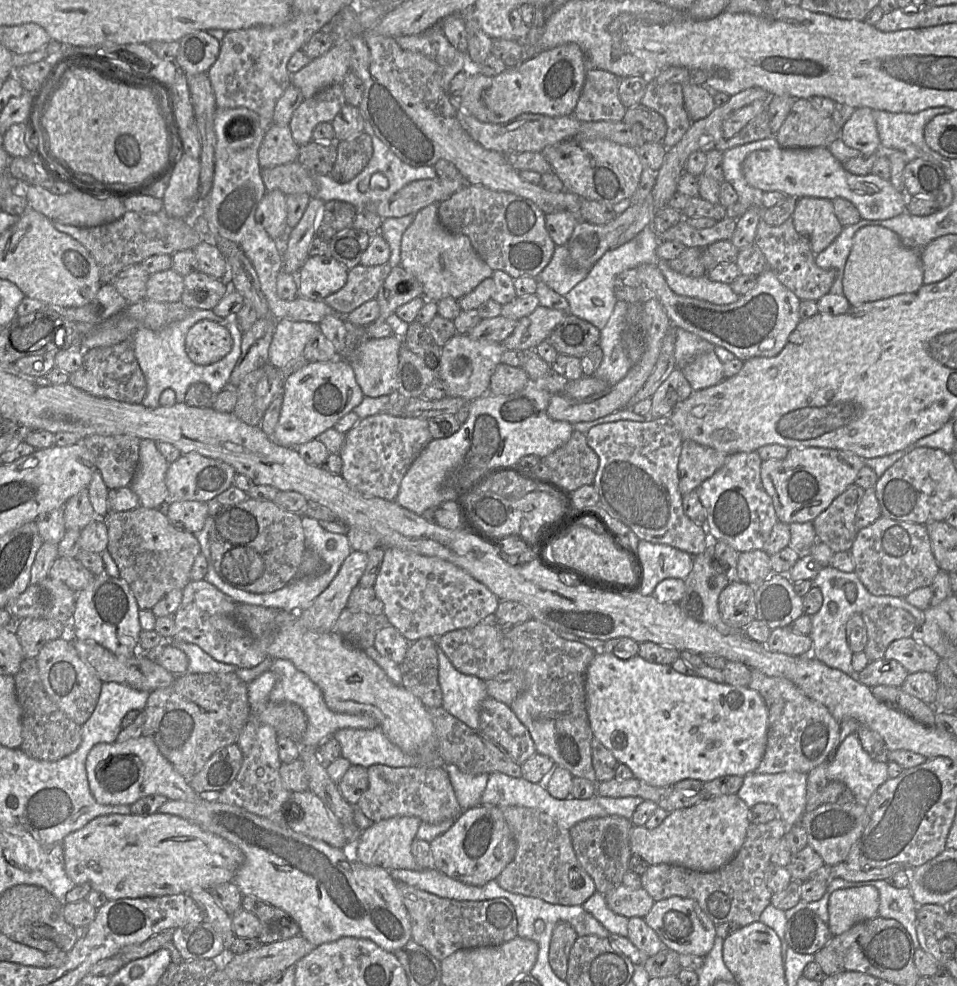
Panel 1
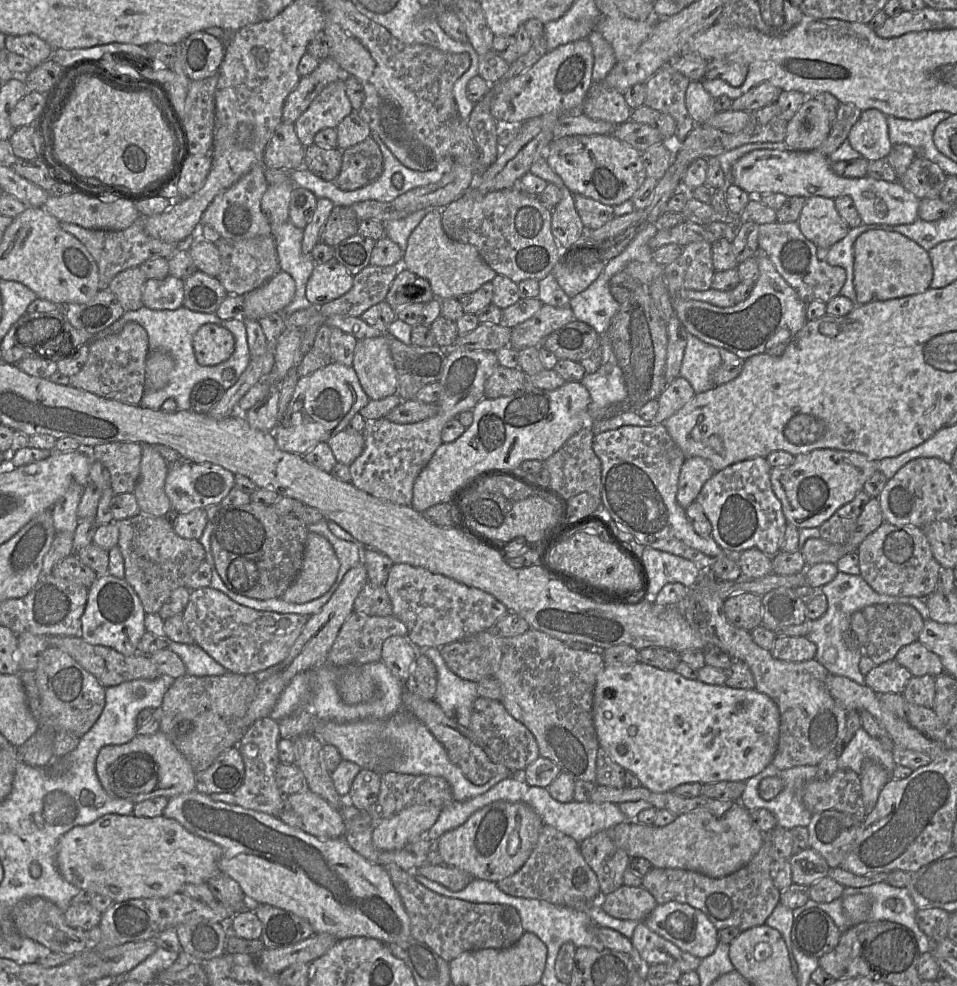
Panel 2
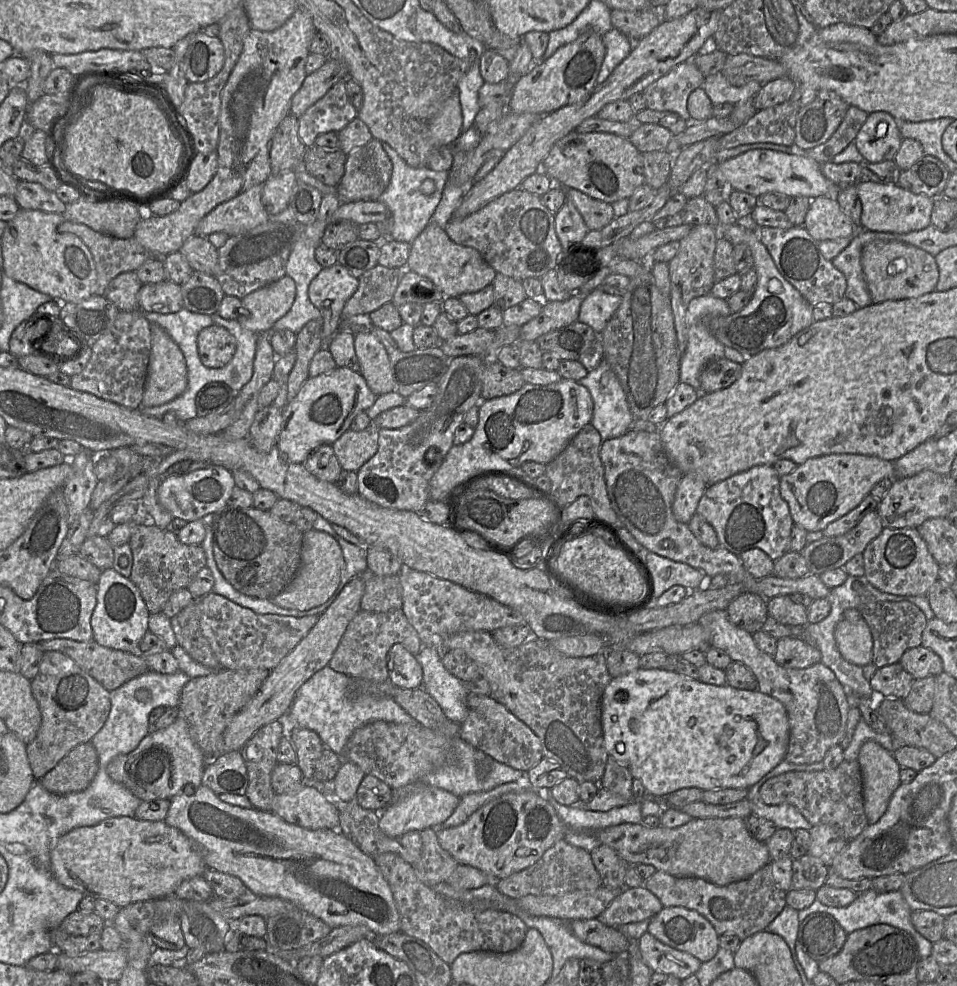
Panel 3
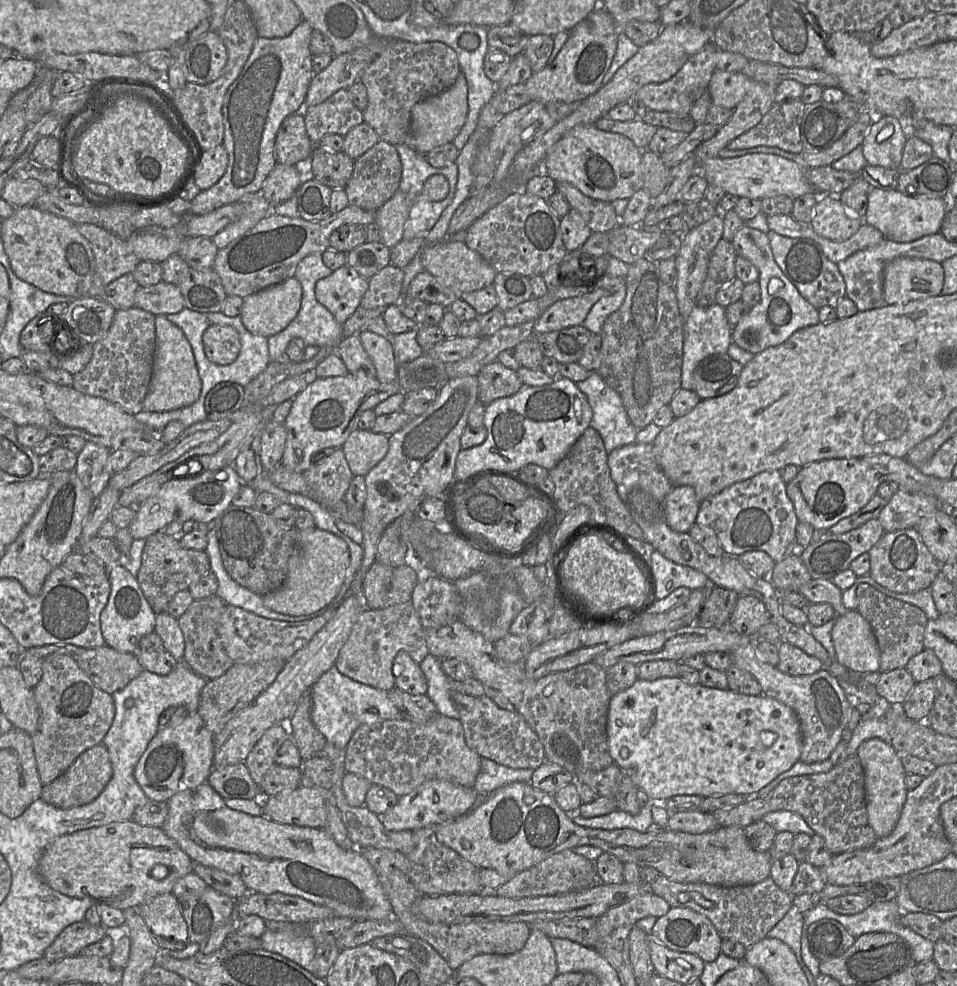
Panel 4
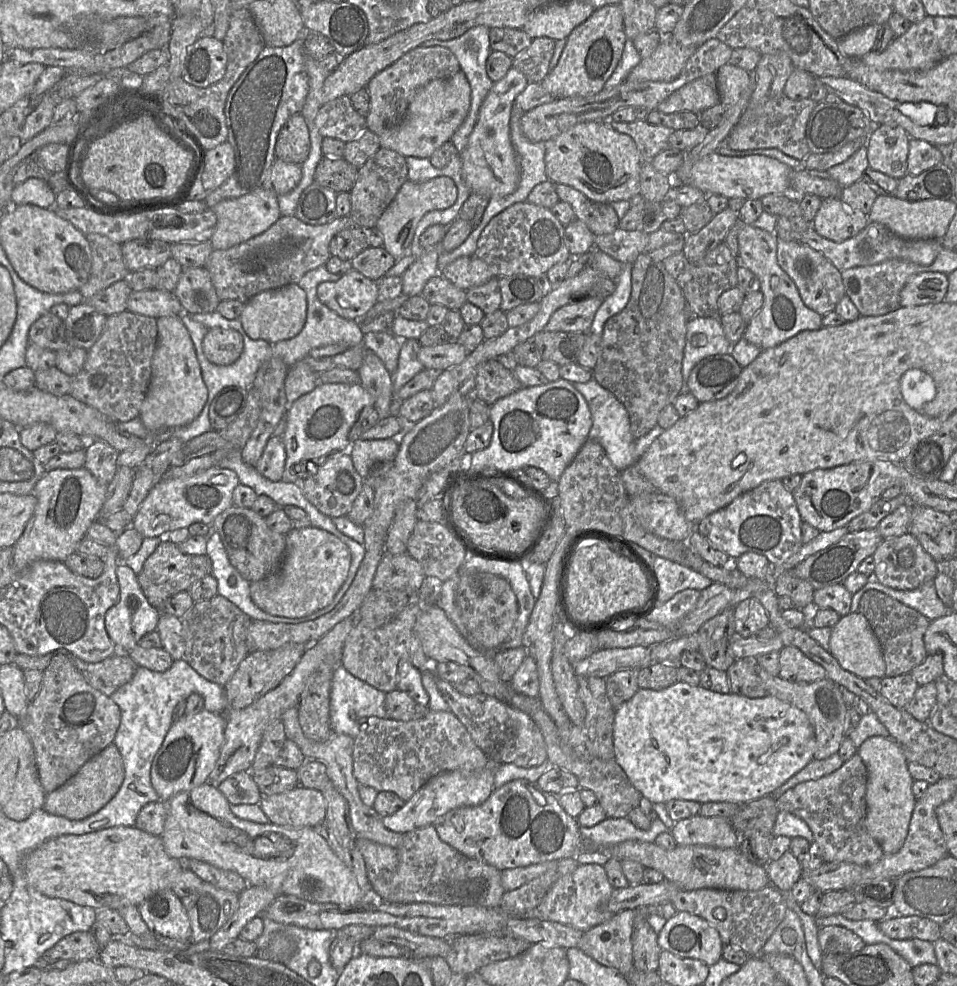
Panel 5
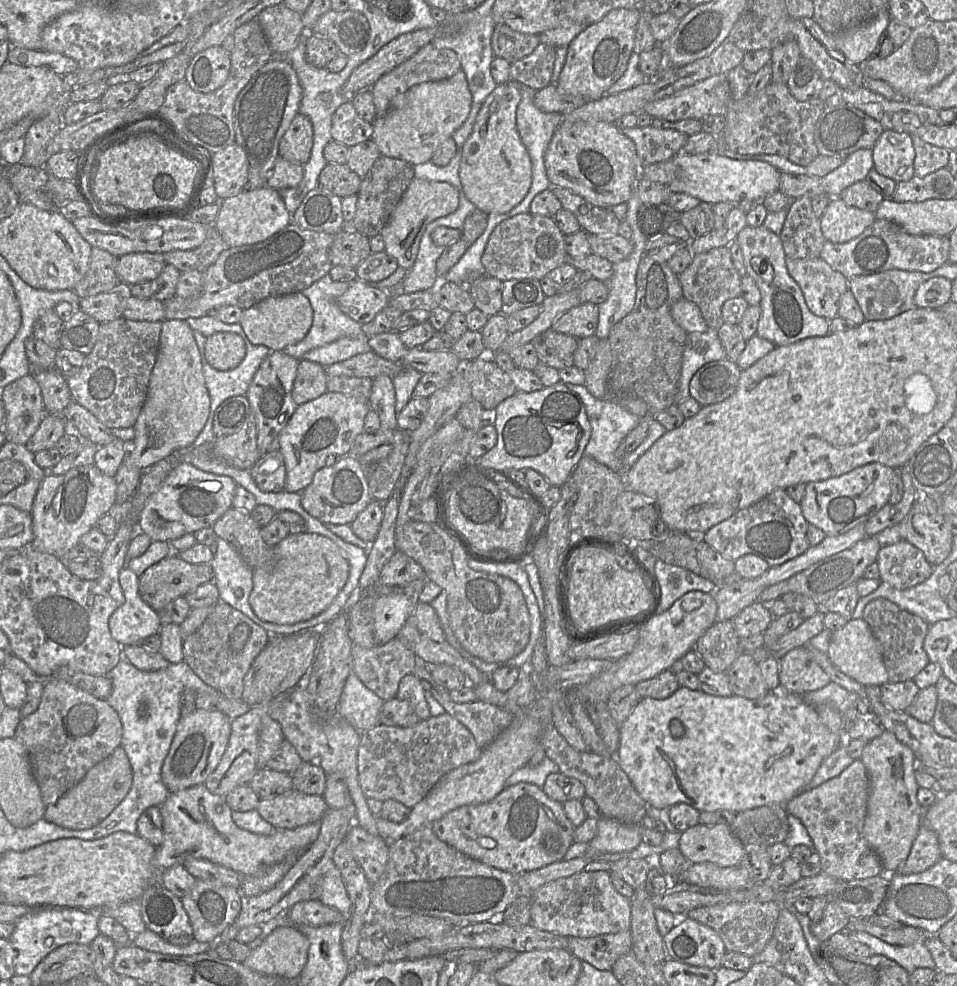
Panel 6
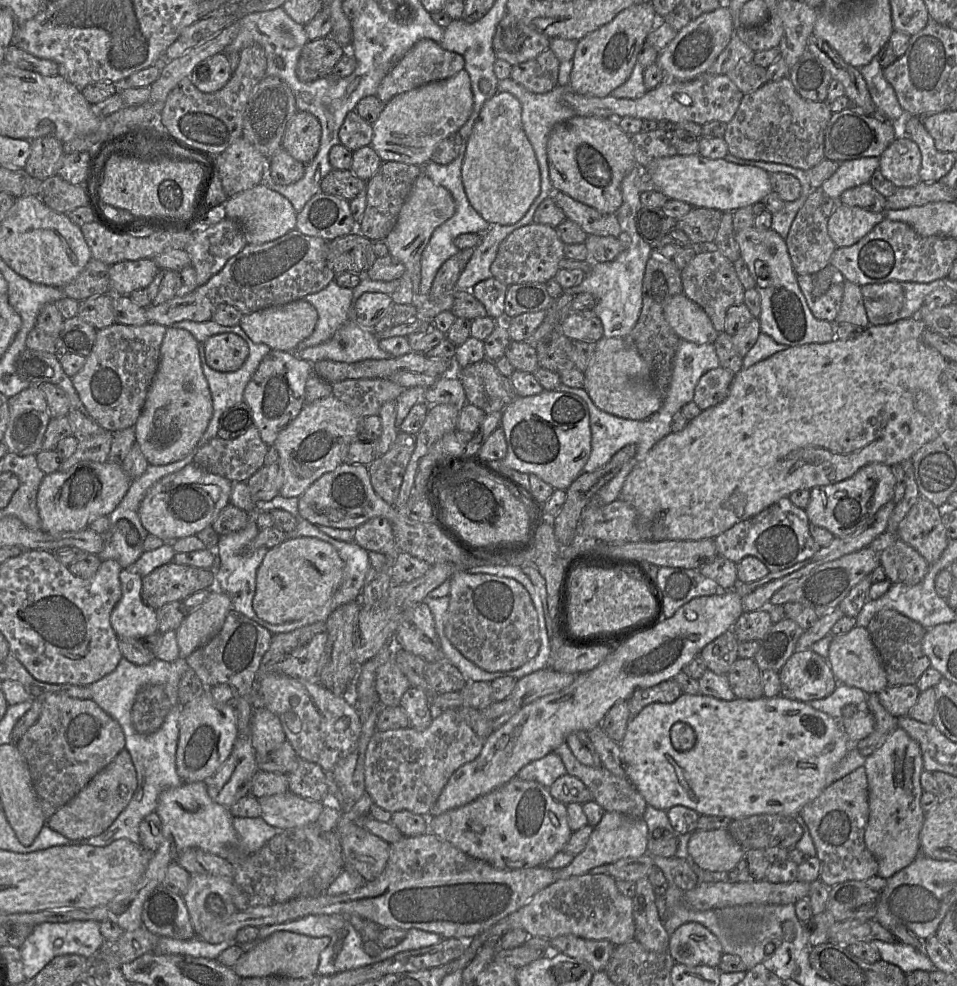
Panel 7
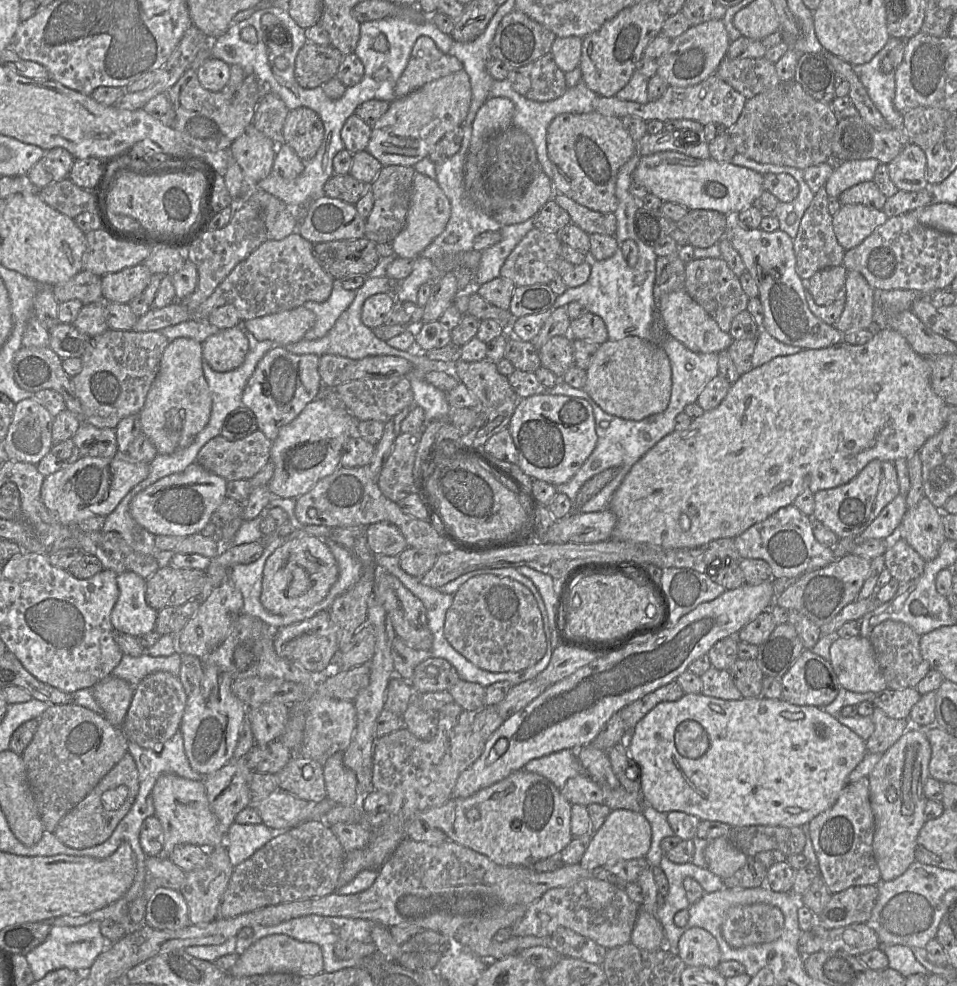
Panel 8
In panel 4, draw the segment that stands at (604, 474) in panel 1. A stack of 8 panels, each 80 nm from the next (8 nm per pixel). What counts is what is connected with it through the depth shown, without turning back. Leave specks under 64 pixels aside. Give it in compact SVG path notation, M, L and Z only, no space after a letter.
M635 442L614 449L608 453L607 461L619 497L643 531L644 540L651 544L654 550L674 563L689 566L702 572L709 578L710 584L734 590L739 596L757 597L765 604L770 614L770 620L778 627L782 641L786 641L802 649L808 655L818 658L824 667L830 667L830 657L827 650L809 633L808 629L793 624L783 617L780 593L769 578L760 578L749 572L741 564L738 556L726 553L718 557L711 556L688 532L676 532L669 527L665 518L664 500L672 490L673 484L658 465L652 444Z

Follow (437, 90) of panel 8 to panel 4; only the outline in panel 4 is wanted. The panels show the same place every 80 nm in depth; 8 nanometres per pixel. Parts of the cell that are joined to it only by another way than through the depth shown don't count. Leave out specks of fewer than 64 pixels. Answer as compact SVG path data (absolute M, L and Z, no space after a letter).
M460 72L449 88L417 102L412 107L410 129L402 145L426 155L434 148L454 140L466 121L467 113L468 86L466 77Z

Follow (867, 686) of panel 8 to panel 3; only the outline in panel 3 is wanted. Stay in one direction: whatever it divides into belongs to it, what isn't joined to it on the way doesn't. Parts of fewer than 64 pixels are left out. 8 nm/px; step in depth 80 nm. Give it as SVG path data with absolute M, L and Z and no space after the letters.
M843 618L839 621L835 628L835 640L846 661L861 667L872 663L873 639L864 618L858 621Z

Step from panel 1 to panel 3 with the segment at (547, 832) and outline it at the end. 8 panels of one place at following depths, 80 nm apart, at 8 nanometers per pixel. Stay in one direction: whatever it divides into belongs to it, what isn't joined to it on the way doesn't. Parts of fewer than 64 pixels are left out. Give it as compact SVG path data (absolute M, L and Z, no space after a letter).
M565 839L557 841L532 866L497 882L497 889L507 897L560 896L576 891L591 891L601 886L601 878L589 852L570 845Z

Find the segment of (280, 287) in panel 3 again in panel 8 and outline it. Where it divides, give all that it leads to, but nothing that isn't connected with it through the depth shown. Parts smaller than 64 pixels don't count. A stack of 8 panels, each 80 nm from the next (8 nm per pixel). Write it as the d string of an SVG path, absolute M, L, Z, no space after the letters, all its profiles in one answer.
M304 305L242 322L245 331L259 341L270 340L286 346L300 341L314 326L316 315Z

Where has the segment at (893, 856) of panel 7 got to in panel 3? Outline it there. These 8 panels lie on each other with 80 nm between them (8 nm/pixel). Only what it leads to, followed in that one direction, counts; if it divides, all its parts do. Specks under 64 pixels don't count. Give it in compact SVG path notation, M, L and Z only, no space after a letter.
M875 741L865 742L859 751L864 810L869 824L885 813L889 800L901 784L900 769L894 755Z

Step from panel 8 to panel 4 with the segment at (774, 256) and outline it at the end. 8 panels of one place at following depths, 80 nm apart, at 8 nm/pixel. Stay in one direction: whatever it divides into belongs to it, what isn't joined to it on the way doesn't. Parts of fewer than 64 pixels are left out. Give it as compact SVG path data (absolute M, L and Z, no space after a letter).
M744 225L731 243L737 255L746 258L758 269L761 289L759 303L732 328L733 343L748 352L759 354L769 347L782 344L797 330L820 322L818 309L800 294L776 263L767 233Z

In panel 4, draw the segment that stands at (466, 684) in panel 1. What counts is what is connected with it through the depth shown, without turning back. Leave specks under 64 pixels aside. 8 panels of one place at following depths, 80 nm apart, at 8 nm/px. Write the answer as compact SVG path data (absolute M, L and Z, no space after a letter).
M428 654L424 660L419 663L419 667L427 682L426 695L436 706L438 714L459 720L459 712L452 701L451 695L455 691L455 684L460 682L454 682L443 672L440 661L441 660L433 655Z

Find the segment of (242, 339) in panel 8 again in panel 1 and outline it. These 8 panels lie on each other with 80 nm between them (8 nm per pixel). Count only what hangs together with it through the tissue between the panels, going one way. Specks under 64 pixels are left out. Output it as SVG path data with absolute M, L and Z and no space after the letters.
M200 320L188 331L185 350L191 361L210 365L224 358L232 349L230 331L211 320Z

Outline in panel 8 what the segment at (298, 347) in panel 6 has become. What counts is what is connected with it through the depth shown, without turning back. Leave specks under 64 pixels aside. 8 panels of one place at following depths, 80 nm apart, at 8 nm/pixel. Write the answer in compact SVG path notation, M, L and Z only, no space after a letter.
M335 281L331 295L325 302L305 302L303 305L316 315L316 321L303 338L312 341L324 337L353 302L355 295L355 291L345 290L340 281Z

